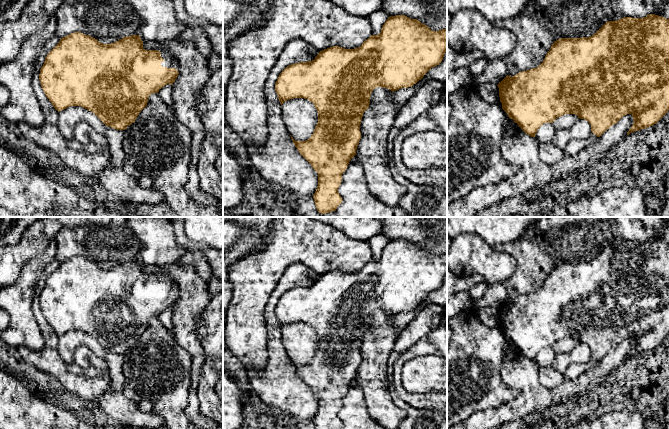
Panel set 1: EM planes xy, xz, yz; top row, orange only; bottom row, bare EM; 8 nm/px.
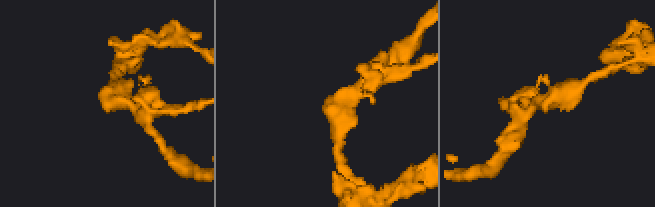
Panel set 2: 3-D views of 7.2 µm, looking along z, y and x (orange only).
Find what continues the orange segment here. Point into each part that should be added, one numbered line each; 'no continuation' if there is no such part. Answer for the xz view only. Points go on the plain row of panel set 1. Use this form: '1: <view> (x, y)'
1: xz (300, 339)

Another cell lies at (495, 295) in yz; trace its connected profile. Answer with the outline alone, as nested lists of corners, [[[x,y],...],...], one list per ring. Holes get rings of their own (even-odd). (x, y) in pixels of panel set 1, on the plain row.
[[[502,283],[487,285],[487,289],[483,297],[477,301],[472,301],[474,310],[491,307],[498,309],[507,300],[505,286]]]

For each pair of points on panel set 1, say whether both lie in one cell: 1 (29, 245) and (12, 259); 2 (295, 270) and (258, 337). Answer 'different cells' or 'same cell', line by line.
1: same cell
2: different cells

